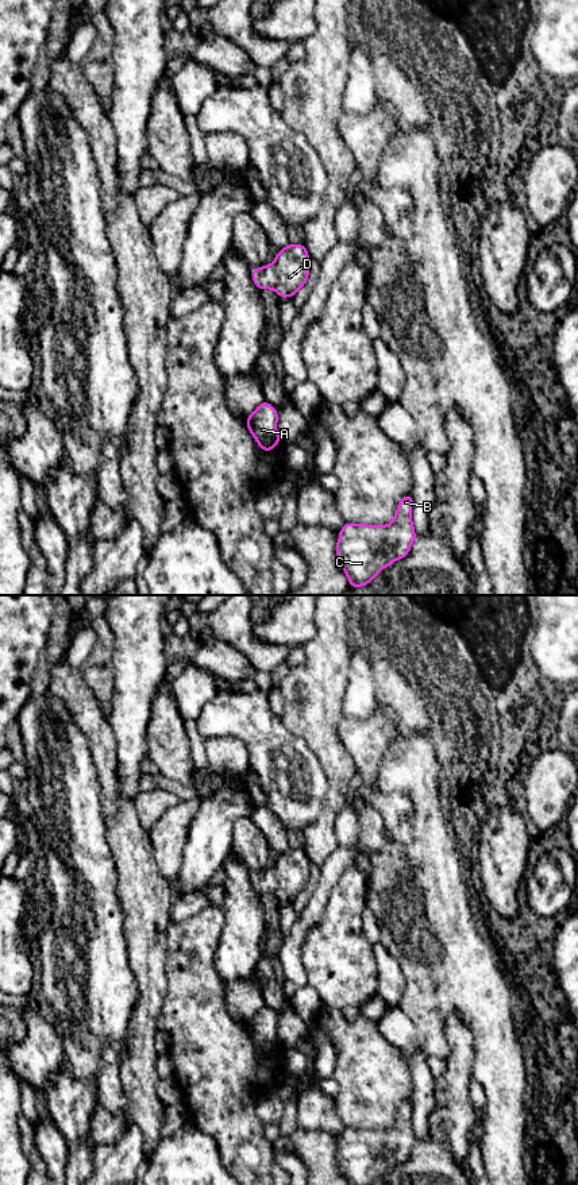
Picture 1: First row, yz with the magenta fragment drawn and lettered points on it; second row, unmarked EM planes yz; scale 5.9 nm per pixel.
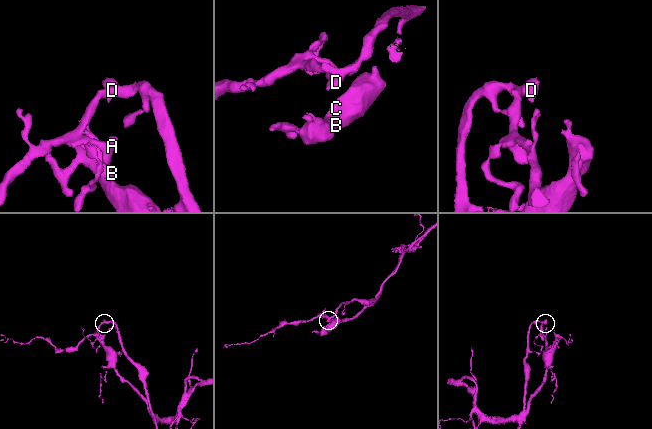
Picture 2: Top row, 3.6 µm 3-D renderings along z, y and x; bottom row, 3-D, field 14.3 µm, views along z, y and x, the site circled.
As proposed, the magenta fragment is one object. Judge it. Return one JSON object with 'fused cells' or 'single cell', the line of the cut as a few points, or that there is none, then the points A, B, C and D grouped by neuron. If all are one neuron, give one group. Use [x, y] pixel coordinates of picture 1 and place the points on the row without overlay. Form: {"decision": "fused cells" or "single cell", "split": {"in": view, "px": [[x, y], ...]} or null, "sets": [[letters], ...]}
{"decision": "single cell", "split": null, "sets": [["A", "B", "C", "D"]]}

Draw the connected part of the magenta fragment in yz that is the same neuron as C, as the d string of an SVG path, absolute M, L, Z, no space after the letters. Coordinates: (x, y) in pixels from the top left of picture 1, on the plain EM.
M413 1100L402 1101L388 1130L346 1127L336 1147L336 1159L348 1185L373 1185L385 1172L404 1163L415 1146Z

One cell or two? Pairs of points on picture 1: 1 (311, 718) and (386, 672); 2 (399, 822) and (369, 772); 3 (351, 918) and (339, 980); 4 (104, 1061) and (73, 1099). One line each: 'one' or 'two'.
1: two
2: one
3: one
4: two

